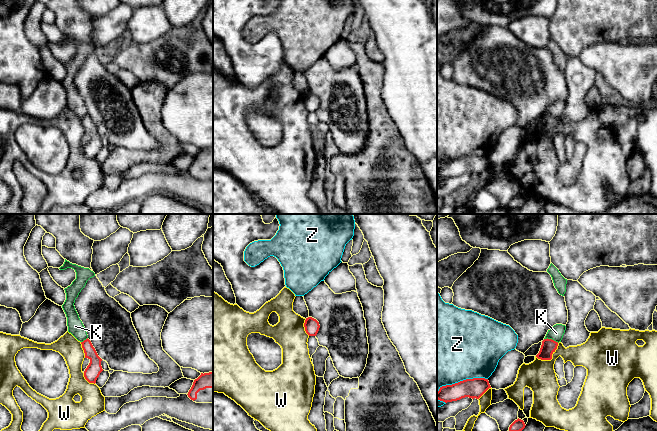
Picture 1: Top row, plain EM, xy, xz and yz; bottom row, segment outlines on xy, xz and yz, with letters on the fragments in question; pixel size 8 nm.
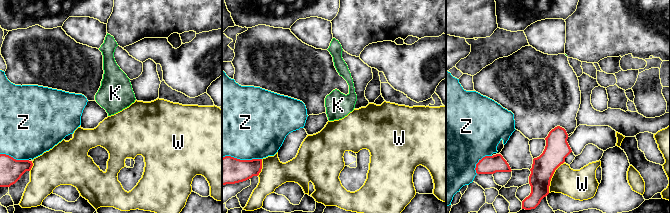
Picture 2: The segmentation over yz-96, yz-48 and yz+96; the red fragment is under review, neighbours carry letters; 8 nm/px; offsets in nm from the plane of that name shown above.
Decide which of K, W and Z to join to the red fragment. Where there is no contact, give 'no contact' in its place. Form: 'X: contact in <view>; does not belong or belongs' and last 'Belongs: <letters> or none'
K: contact in yz; does not belong
W: contact in yz; does not belong
Z: contact in yz; does not belong
Belongs: none

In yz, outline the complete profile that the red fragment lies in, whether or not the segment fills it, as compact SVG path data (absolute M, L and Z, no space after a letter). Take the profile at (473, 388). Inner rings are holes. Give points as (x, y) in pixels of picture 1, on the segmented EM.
M466 379L452 385L440 387L437 392L437 399L445 403L457 401L465 397L479 399L489 388L491 386L488 379Z

